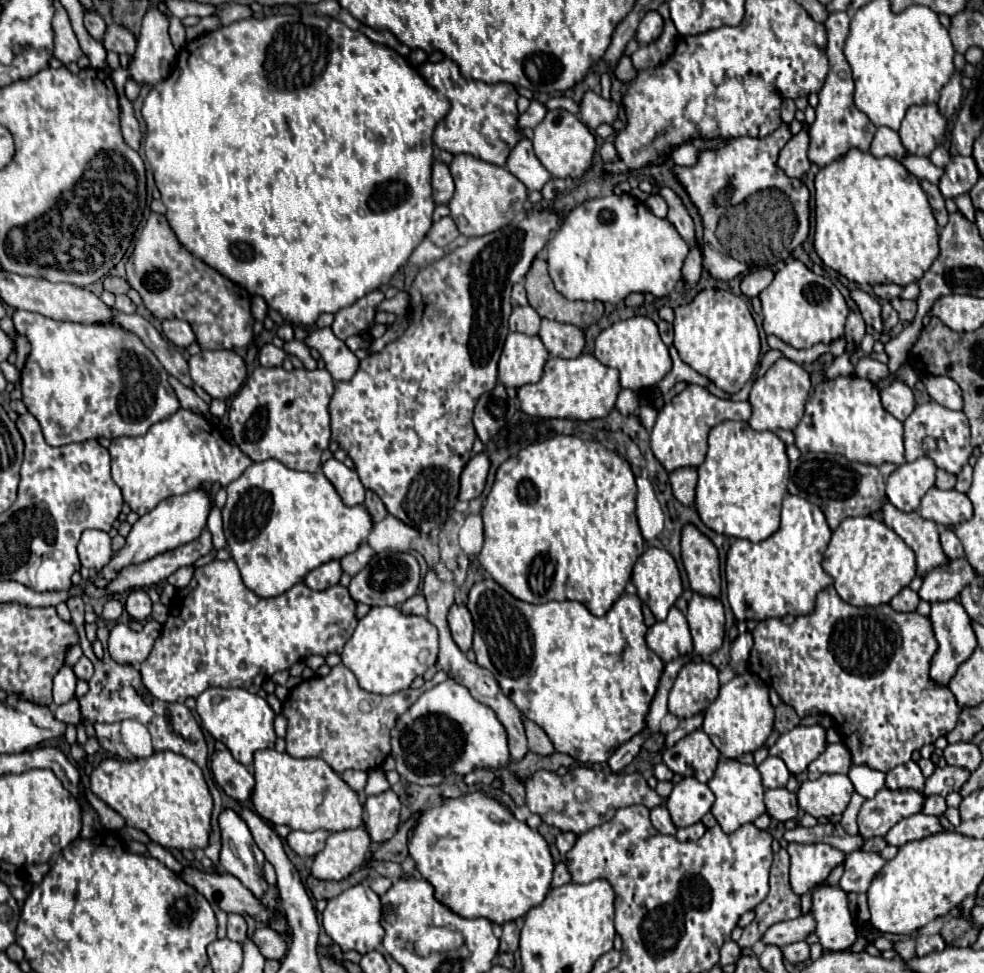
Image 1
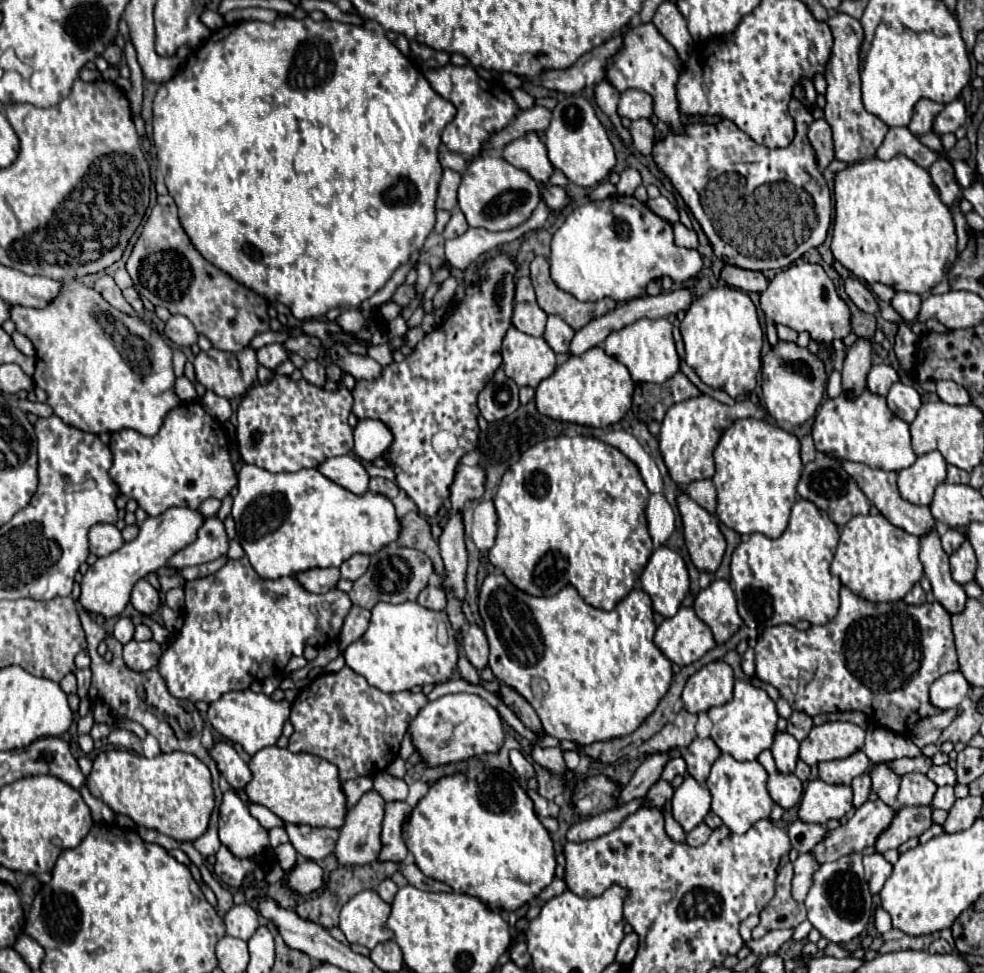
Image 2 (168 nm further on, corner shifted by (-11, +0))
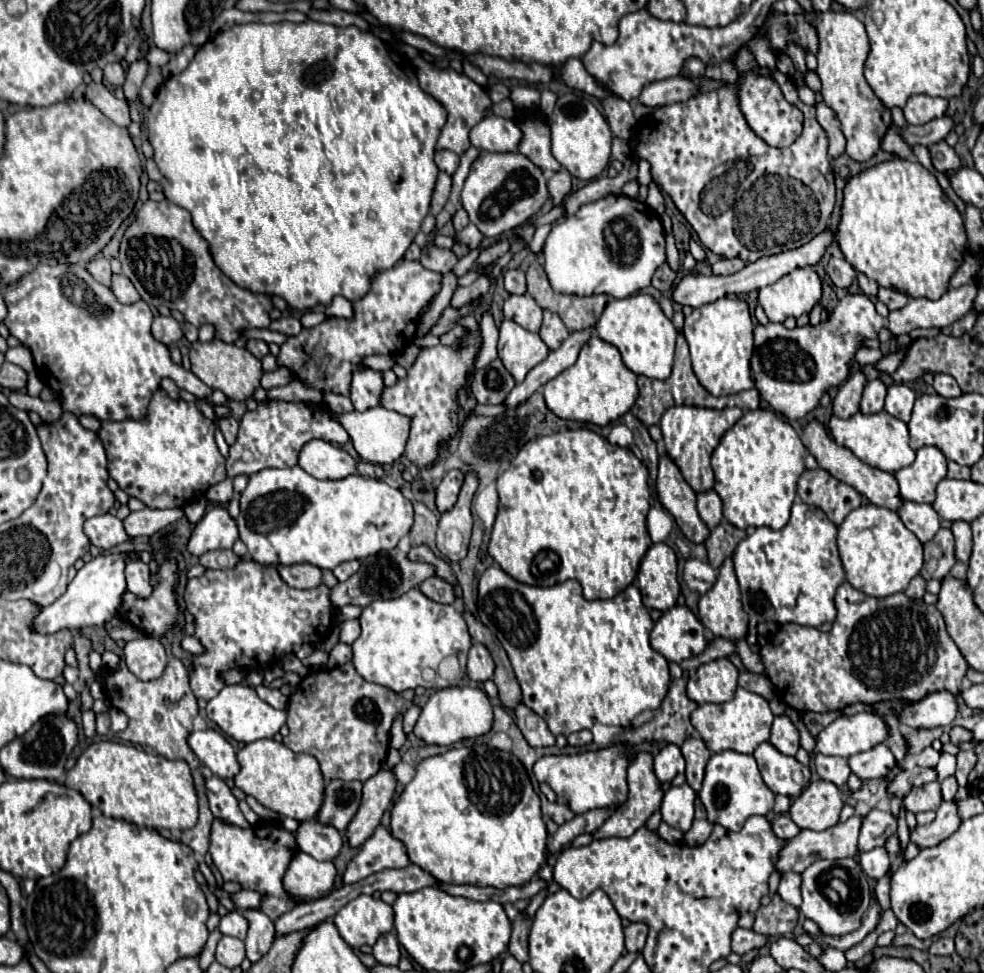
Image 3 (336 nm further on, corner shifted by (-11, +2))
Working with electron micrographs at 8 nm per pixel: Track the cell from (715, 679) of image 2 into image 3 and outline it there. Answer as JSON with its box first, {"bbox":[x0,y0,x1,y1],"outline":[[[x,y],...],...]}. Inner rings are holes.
{"bbox":[687,658,737,704],"outline":[[[719,658],[699,666],[697,674],[687,682],[687,696],[697,704],[721,704],[733,700],[735,688],[737,668],[729,662],[729,658]]]}

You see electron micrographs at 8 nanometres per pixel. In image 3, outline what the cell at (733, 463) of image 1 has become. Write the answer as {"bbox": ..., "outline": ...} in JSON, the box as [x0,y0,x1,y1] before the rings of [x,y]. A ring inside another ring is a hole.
{"bbox":[711,410,807,530],"outline":[[[747,410],[745,416],[723,434],[711,456],[715,472],[715,492],[723,500],[723,516],[733,526],[769,526],[781,530],[789,522],[795,488],[805,470],[807,448],[793,426],[773,410]]]}

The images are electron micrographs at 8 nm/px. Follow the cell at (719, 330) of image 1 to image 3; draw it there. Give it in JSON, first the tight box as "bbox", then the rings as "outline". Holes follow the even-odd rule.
{"bbox":[683,296,753,396],"outline":[[[723,296],[711,304],[695,308],[685,318],[683,334],[691,350],[691,362],[699,384],[713,396],[731,396],[753,388],[749,360],[753,354],[753,322],[749,306],[739,296]]]}

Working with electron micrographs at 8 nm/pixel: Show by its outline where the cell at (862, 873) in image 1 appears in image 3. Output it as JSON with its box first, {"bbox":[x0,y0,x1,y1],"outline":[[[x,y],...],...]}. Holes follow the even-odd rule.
{"bbox":[859,848,891,880],"outline":[[[873,848],[869,852],[859,854],[859,864],[869,878],[879,880],[887,874],[891,862],[889,862],[889,854],[887,854],[885,848]]]}

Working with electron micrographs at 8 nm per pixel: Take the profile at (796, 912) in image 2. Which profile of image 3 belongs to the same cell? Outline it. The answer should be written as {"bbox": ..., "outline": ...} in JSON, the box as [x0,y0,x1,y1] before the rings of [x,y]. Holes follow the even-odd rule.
{"bbox":[753,894,799,938],"outline":[[[775,894],[767,906],[761,906],[755,912],[753,930],[767,938],[779,938],[797,926],[797,918],[799,918],[797,908],[785,904],[779,898],[779,894]]]}

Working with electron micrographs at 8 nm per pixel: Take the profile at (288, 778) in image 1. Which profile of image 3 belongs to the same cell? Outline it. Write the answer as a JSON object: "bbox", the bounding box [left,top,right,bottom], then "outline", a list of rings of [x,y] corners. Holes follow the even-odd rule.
{"bbox":[233,738,325,822],"outline":[[[263,738],[251,744],[245,744],[237,752],[237,762],[241,770],[233,778],[235,786],[241,788],[245,794],[253,796],[259,804],[277,812],[279,816],[289,816],[299,822],[317,818],[319,806],[323,802],[325,780],[313,756],[291,752],[285,744],[275,742],[271,738]]]}

